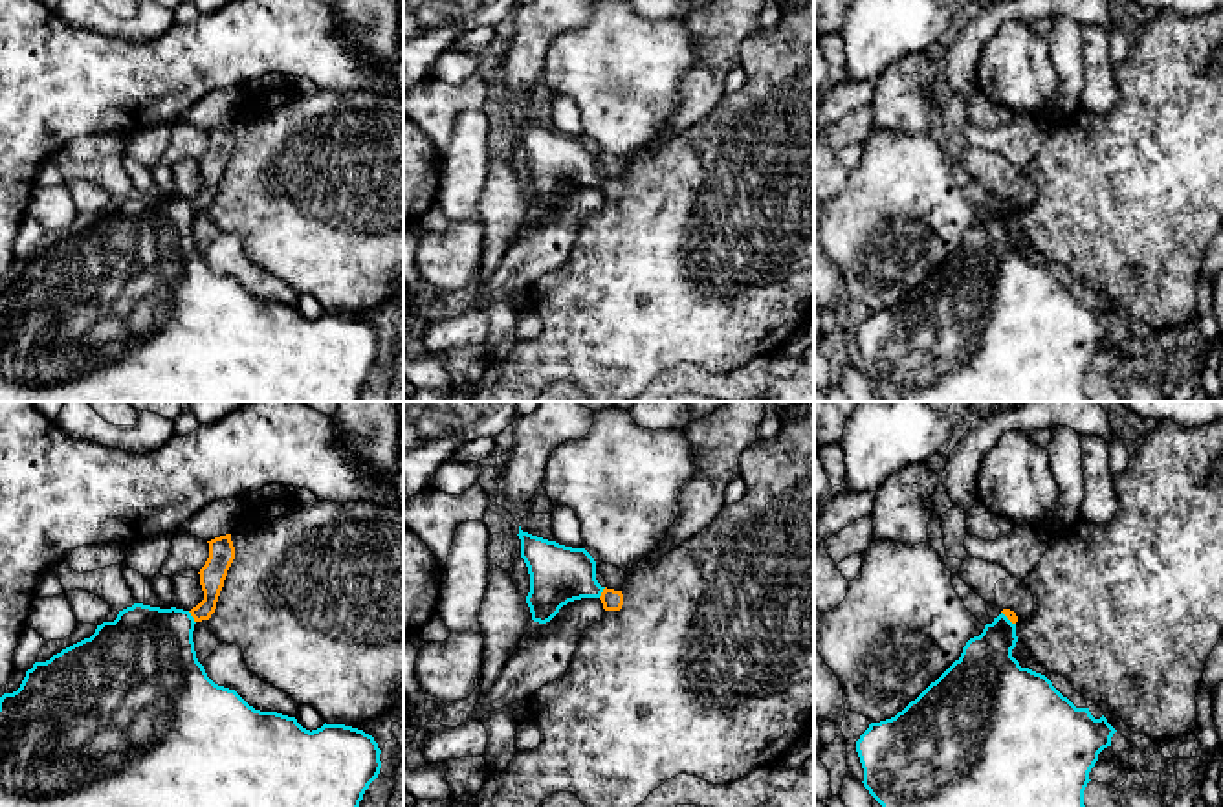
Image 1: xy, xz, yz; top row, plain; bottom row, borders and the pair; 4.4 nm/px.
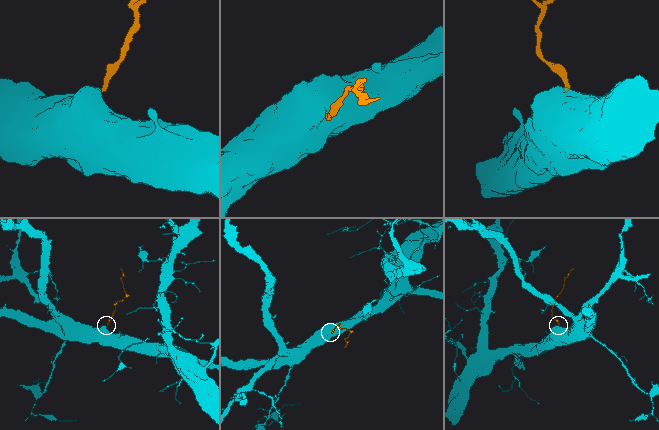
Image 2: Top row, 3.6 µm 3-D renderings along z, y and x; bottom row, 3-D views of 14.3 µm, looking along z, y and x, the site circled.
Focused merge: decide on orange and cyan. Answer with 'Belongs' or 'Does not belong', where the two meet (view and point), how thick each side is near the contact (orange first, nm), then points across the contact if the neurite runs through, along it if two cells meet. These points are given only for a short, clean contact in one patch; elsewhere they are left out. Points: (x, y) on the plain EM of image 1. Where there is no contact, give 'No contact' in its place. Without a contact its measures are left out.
Does not belong. Touches orange at xy (191, 204). Thickness 110 nm (orange) against 400 nm. Boundary: xy (187, 200), (195, 211)

